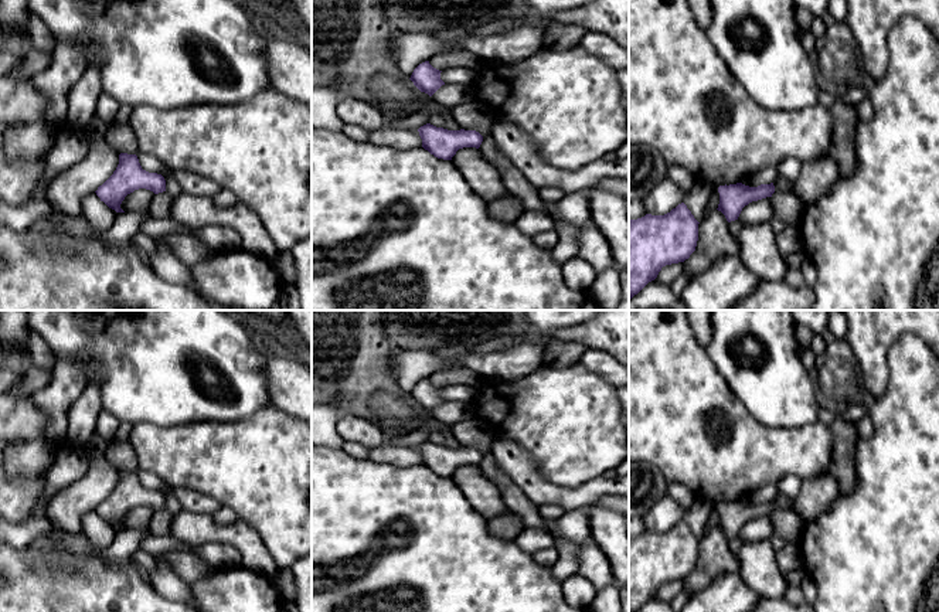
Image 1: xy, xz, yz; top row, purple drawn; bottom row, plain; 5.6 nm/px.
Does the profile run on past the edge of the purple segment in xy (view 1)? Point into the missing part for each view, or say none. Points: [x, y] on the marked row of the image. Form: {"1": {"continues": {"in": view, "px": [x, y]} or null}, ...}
{"1": {"continues": null}}

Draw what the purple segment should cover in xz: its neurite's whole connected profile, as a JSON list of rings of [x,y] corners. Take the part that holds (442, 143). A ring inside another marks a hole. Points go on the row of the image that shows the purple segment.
[[[426,123],[418,129],[422,139],[422,147],[438,159],[452,160],[459,149],[479,149],[483,136],[476,130],[448,130]]]

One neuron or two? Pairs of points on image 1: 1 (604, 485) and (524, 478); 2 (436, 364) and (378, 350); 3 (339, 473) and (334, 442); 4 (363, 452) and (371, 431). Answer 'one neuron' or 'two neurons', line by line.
1: one neuron
2: two neurons
3: two neurons
4: two neurons

